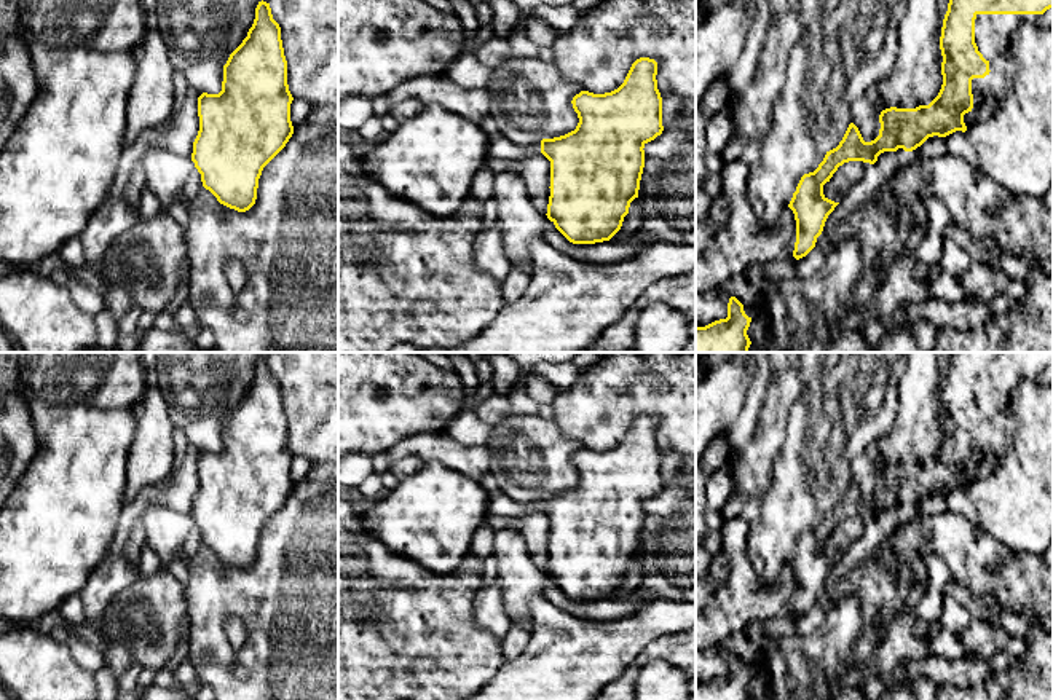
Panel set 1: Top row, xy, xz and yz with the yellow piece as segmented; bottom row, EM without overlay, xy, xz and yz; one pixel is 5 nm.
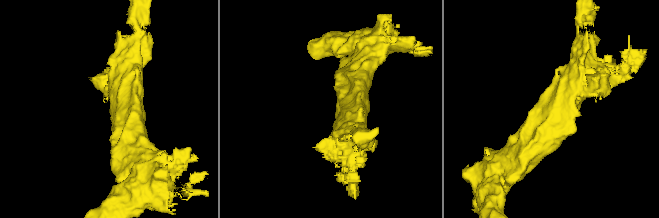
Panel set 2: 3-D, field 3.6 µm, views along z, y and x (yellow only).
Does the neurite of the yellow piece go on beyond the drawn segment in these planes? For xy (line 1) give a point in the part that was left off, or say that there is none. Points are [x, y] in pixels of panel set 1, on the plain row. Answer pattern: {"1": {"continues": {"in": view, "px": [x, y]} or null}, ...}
{"1": {"continues": null}}

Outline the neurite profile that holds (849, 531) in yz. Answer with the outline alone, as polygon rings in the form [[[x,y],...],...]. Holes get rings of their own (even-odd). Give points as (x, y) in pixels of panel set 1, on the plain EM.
[[[849,518],[838,525],[833,534],[823,542],[825,555],[839,560],[841,555],[855,544],[873,521]]]

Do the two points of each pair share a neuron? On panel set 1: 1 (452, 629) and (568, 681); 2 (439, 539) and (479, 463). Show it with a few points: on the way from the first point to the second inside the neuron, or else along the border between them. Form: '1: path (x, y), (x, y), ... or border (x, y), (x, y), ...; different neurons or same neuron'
1: border (503, 660), (498, 672), (487, 683); different neurons
2: border (437, 461), (465, 472), (477, 482); different neurons

